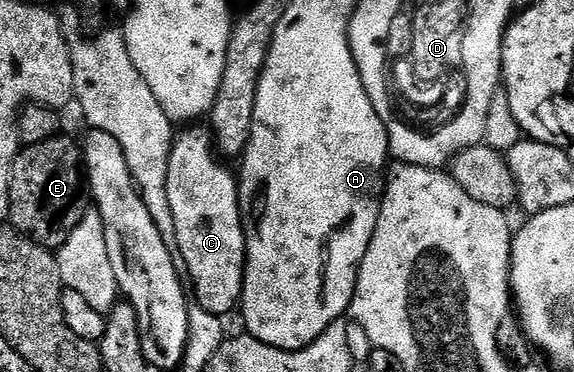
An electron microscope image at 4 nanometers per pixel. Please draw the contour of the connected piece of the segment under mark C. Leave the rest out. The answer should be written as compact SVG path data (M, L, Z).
M191 124L180 129L171 146L167 191L169 208L173 208L173 221L177 223L177 248L185 256L185 268L189 268L189 286L193 297L205 312L227 316L240 305L243 297L243 269L247 267L247 237L243 231L243 213L239 207L239 184L233 170L221 160L215 149L215 139L210 129Z

